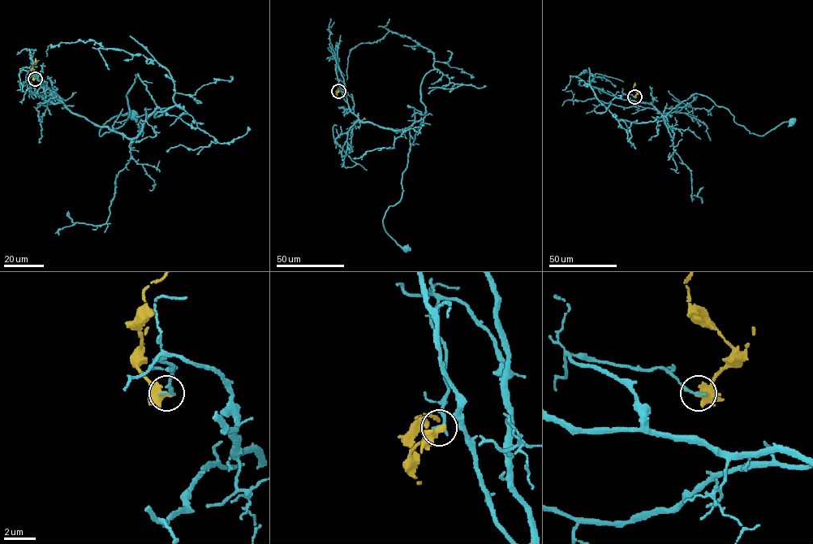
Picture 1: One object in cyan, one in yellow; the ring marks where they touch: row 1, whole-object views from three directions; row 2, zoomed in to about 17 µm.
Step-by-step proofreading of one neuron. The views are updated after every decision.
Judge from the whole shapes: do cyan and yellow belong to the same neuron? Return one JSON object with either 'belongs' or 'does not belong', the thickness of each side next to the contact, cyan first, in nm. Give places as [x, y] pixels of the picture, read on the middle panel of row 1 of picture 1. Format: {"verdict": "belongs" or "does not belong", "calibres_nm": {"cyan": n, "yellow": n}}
{"verdict": "does not belong", "calibres_nm": {"cyan": 190, "yellow": 550}}

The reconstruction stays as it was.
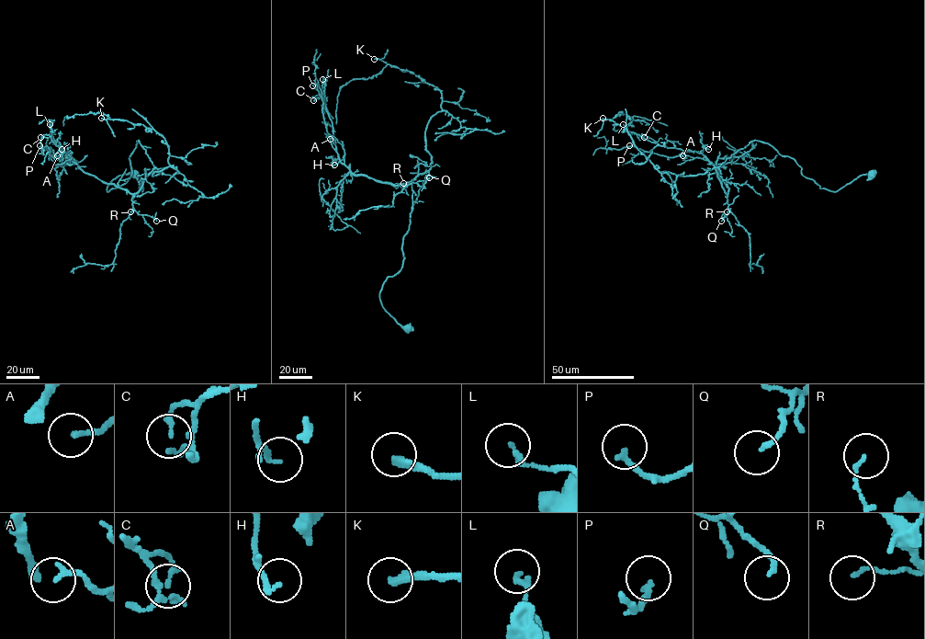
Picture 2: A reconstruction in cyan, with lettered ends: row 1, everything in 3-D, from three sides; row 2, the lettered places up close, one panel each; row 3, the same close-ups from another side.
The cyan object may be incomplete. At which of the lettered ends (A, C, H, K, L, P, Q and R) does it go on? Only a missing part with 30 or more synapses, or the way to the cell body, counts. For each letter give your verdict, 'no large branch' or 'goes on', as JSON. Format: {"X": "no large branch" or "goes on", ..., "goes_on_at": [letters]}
{"A": "no large branch", "C": "no large branch", "H": "no large branch", "K": "goes on", "L": "no large branch", "P": "no large branch", "Q": "no large branch", "R": "no large branch", "goes_on_at": ["K"]}

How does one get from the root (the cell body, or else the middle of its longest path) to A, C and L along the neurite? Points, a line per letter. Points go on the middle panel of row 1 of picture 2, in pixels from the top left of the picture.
A: (407, 327), (386, 311), (379, 294), (401, 268), (403, 236), (428, 172), (399, 185), (355, 176), (330, 139)
C: (407, 327), (379, 294), (401, 268), (428, 172), (399, 185), (355, 176), (338, 156), (324, 99), (313, 100)
L: (407, 327), (379, 294), (401, 268), (403, 236), (428, 172), (399, 185), (355, 176), (338, 156), (322, 79)

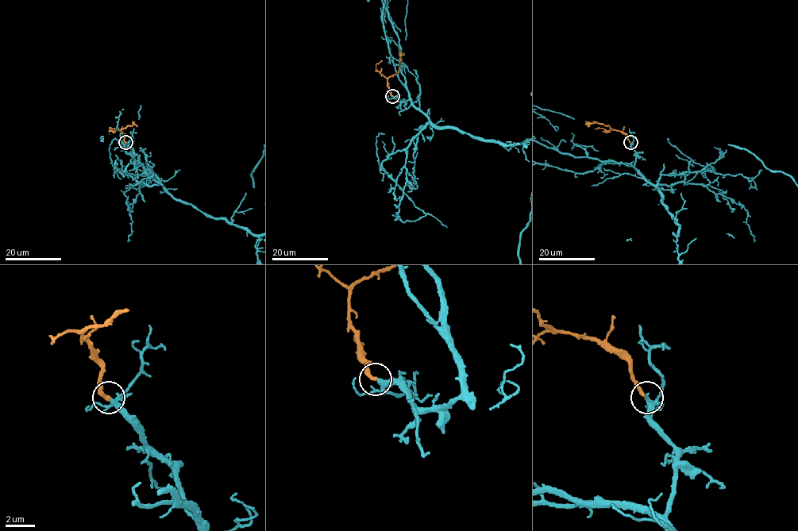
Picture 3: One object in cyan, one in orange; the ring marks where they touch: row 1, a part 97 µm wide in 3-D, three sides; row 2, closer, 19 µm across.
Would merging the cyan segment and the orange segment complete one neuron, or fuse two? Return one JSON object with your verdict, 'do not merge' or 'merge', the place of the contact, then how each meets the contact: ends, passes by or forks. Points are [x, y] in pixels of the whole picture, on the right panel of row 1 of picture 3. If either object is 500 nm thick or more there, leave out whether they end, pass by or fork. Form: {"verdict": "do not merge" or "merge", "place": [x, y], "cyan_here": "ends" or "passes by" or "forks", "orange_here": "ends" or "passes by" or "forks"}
{"verdict": "merge", "place": [630, 142], "cyan_here": "forks", "orange_here": "ends"}

